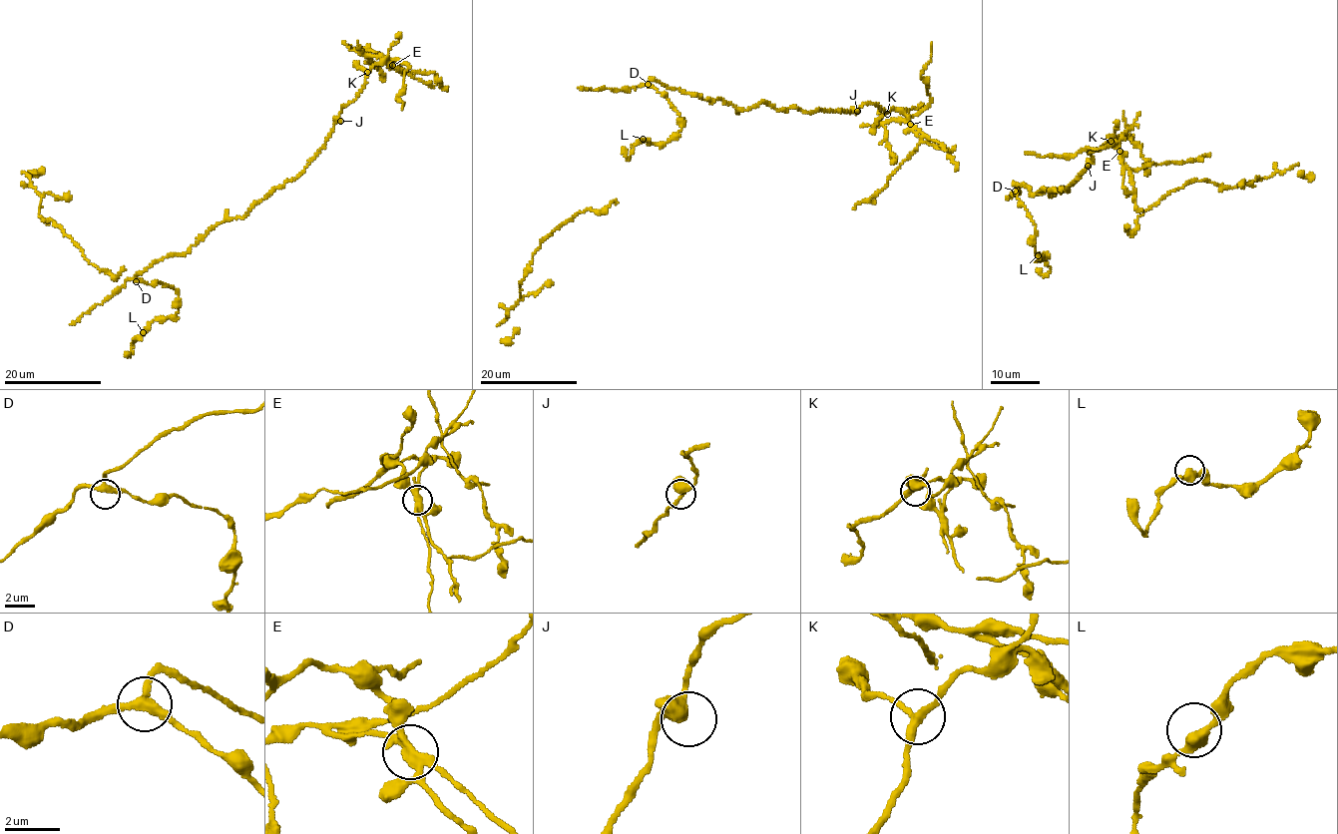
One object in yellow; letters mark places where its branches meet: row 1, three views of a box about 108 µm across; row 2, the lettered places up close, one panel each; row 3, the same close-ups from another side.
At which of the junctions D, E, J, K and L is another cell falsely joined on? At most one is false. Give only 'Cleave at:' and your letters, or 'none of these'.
Cleave at: E

